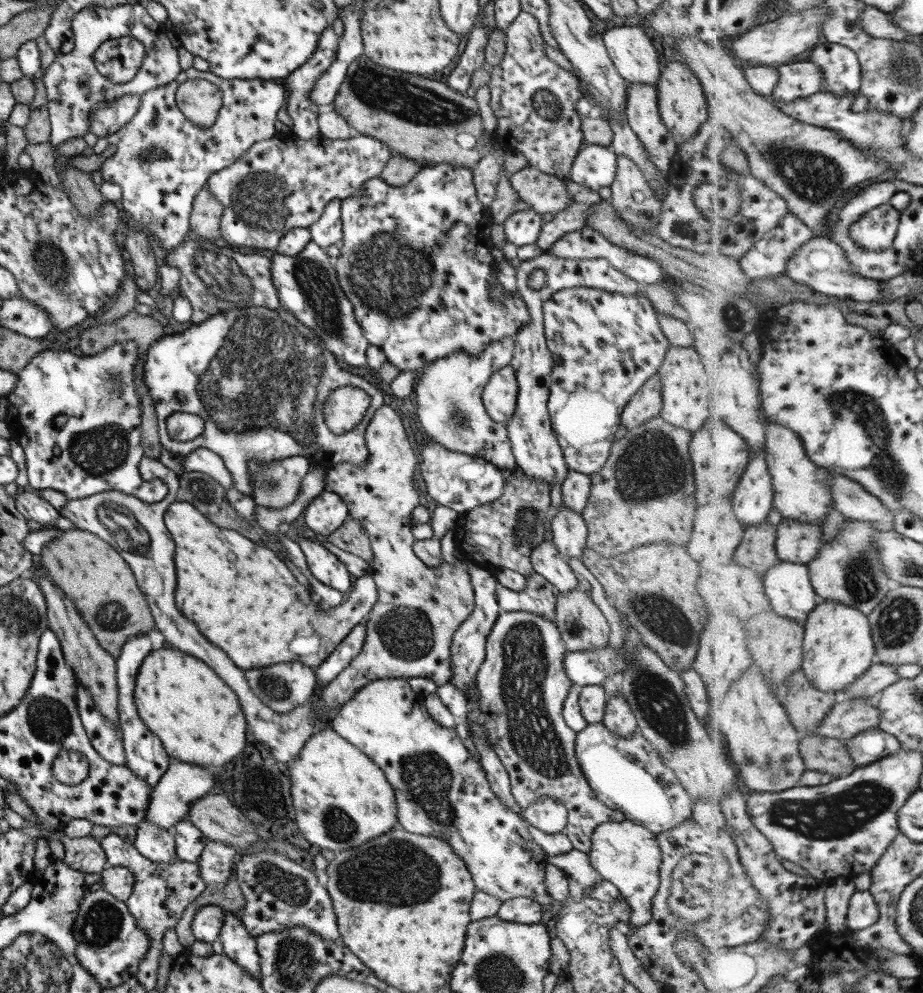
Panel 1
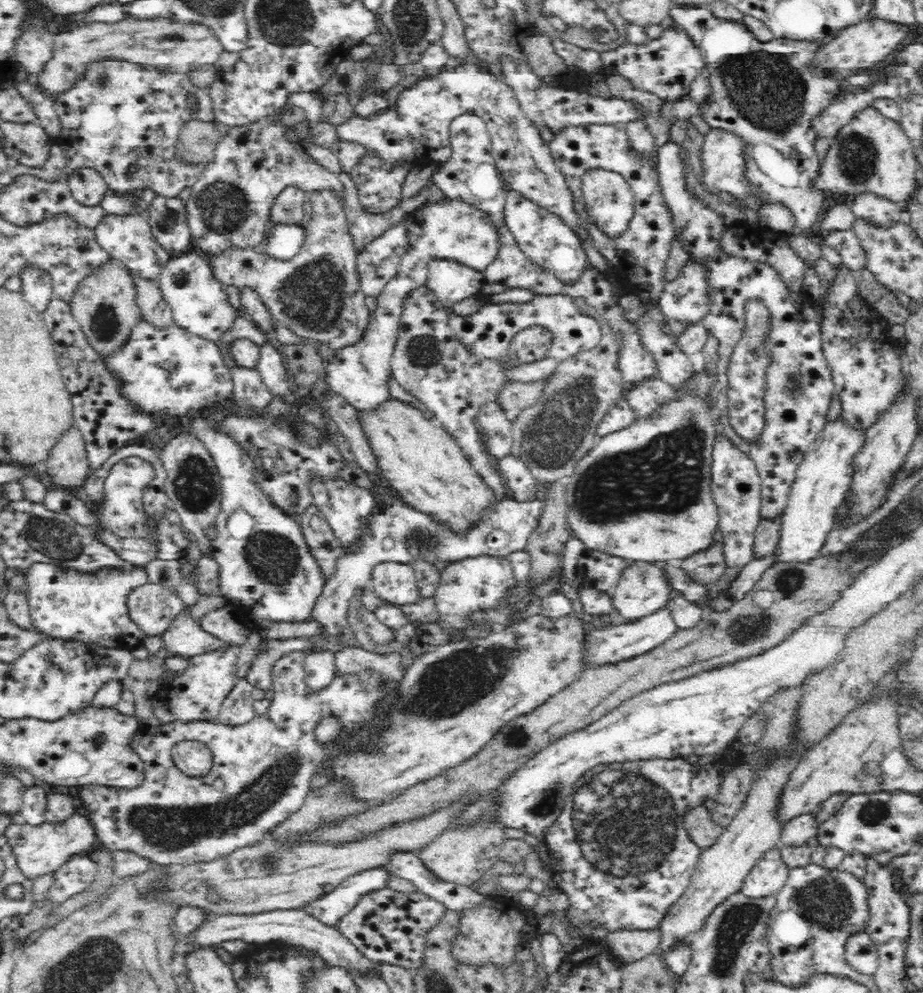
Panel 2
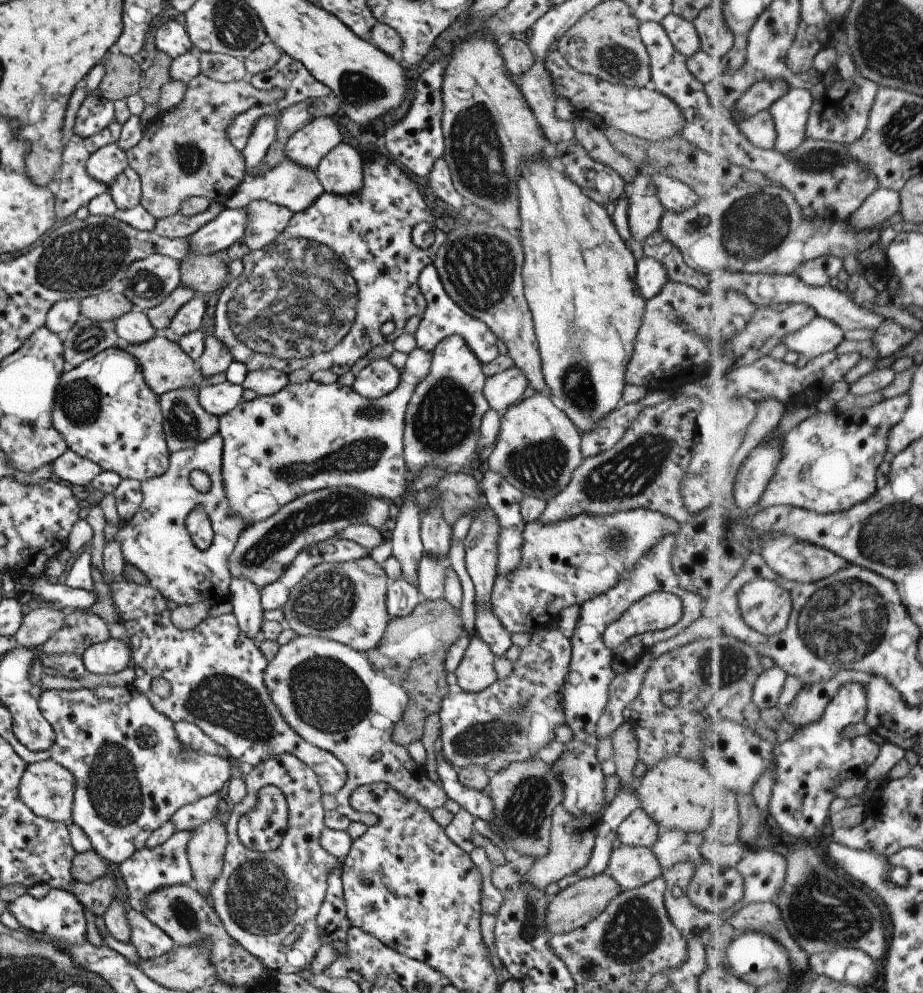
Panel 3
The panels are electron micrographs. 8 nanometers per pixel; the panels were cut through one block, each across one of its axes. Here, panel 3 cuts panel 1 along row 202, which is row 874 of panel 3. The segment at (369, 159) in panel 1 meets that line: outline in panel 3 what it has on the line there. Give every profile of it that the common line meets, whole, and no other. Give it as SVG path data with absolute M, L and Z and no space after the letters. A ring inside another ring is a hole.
M279 753L275 756L267 757L265 760L260 760L254 767L246 767L243 770L244 775L241 777L244 782L246 793L245 796L233 805L231 812L229 812L229 818L224 824L224 829L226 830L226 847L222 856L222 871L220 875L214 880L213 886L210 888L208 896L211 900L212 909L216 912L220 924L223 927L223 930L233 939L236 943L239 943L251 956L254 956L259 962L272 974L277 973L296 973L300 970L307 969L312 961L313 955L317 952L317 949L321 946L316 926L316 916L320 907L320 904L323 902L324 894L327 888L326 885L326 874L331 867L335 865L338 866L340 870L341 860L336 859L333 855L330 855L326 850L323 850L323 847L318 843L318 838L321 832L321 829L324 829L323 825L323 807L320 803L320 788L318 783L318 778L315 776L315 773L306 765L303 764L298 758L295 758L292 754L289 753ZM265 785L273 785L279 788L283 793L286 802L286 809L288 812L286 829L284 835L282 836L281 842L277 845L275 850L260 853L256 850L251 850L250 848L245 848L241 841L238 839L235 831L235 824L239 820L239 817L242 814L245 814L256 801L256 792Z

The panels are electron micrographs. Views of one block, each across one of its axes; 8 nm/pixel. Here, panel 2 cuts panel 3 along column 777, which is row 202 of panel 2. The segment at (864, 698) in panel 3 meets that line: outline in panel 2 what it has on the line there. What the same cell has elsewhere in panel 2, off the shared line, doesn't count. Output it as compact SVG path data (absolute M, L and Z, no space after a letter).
M674 4L669 10L669 22L672 25L676 25L678 29L682 29L688 34L688 37L692 39L692 42L696 45L696 48L700 51L700 55L705 62L706 72L711 82L712 94L709 96L709 103L703 108L703 113L701 117L711 126L712 129L722 129L722 130L730 130L734 134L740 135L746 142L749 144L747 148L747 177L754 183L754 186L757 186L757 190L765 196L763 198L763 202L760 202L760 199L756 197L756 195L750 195L746 200L745 204L752 209L755 210L761 206L762 203L772 203L779 202L784 206L787 206L795 216L795 226L798 228L802 228L803 235L806 235L810 229L815 231L816 228L812 228L816 222L820 222L820 217L823 210L823 203L826 200L828 193L816 190L812 190L810 187L810 182L812 178L814 180L819 179L816 174L818 174L818 170L820 170L820 160L816 155L816 151L814 151L814 143L817 140L816 133L812 133L812 127L810 127L810 120L814 118L814 116L818 116L820 114L820 110L824 110L828 104L830 104L830 100L832 100L832 94L838 90L838 86L840 86L840 82L842 79L836 80L832 77L816 77L816 73L810 73L808 68L805 68L805 64L809 62L809 59L812 58L812 54L816 54L816 48L821 45L821 42L788 42L788 40L772 40L772 42L760 42L757 38L754 38L754 34L750 32L750 30L746 29L742 24L738 24L738 22L724 22L724 19L720 20L717 16L712 16L712 12L707 8L694 8L692 6L682 6L680 4Z

